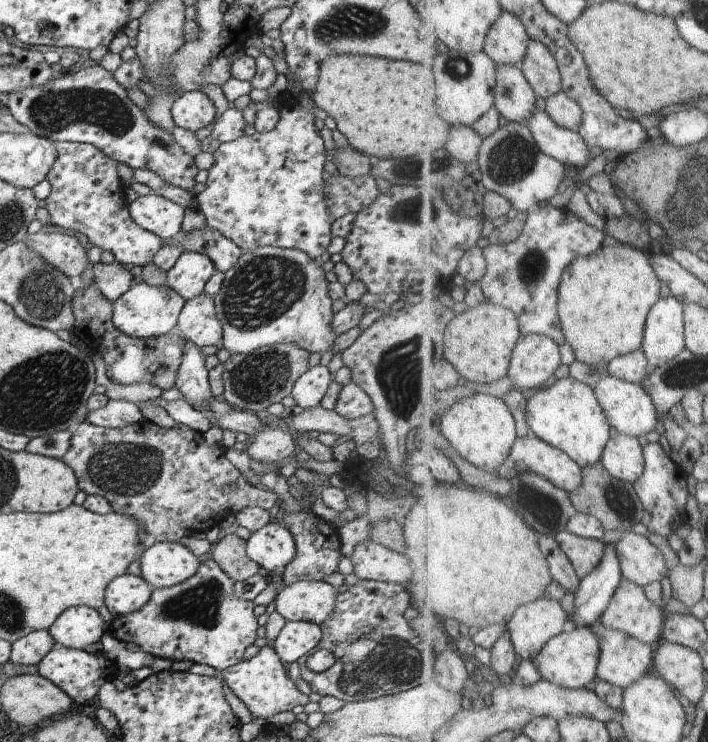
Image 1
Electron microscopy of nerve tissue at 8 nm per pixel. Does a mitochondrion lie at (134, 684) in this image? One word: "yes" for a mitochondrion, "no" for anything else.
no

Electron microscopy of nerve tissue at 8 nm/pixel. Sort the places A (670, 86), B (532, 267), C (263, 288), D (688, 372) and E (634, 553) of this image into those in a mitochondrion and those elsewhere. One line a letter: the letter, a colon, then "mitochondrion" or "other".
A: other
B: mitochondrion
C: mitochondrion
D: mitochondrion
E: other

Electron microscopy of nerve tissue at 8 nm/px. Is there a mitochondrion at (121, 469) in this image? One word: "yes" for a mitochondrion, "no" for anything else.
yes

